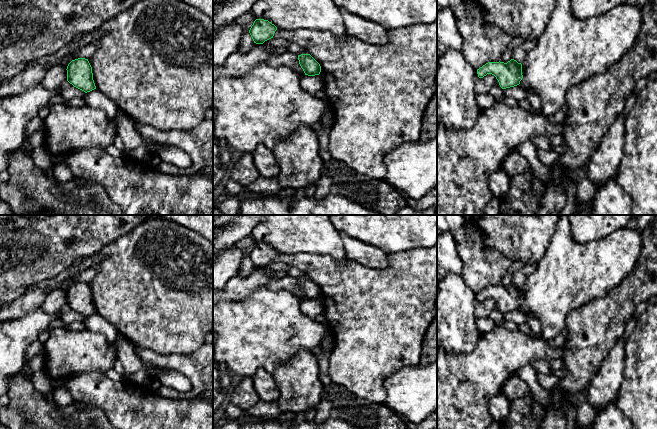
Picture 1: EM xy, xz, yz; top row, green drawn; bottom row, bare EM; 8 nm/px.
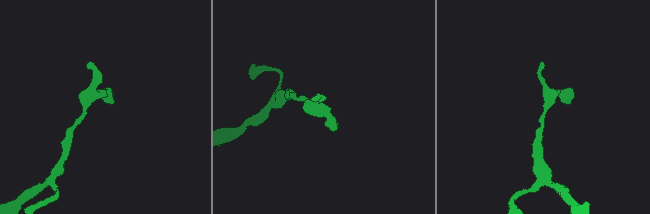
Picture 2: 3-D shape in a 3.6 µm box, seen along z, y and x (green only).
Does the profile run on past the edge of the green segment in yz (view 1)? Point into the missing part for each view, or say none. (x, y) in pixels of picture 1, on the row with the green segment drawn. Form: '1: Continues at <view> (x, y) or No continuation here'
1: No continuation here

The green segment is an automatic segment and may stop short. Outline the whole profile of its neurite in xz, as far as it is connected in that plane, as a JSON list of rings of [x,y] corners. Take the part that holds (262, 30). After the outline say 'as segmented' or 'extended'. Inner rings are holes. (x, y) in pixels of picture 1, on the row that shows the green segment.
[[[256,19],[251,26],[249,33],[256,44],[263,44],[265,41],[273,38],[277,27],[264,19]]]; as segmented

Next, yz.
[[[511,59],[507,63],[504,62],[488,62],[477,69],[479,78],[483,78],[487,74],[492,74],[496,77],[502,89],[514,87],[520,84],[523,78],[522,64]]]; as segmented

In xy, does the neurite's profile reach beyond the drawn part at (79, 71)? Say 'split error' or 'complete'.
complete

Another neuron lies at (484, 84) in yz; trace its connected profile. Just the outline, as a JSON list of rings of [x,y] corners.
[[[487,74],[483,78],[478,78],[475,92],[477,94],[488,93],[495,81],[496,77],[492,74]]]

